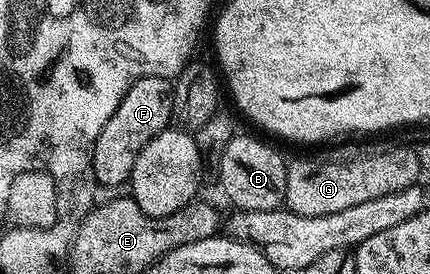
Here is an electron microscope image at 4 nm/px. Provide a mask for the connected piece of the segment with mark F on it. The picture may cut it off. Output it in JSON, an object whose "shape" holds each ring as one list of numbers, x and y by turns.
{"shape":[[142,78,126,90,122,102,118,102,118,110,110,114,110,122,102,126,102,134,94,142,92,169,99,186,122,186,132,179,134,162,138,162,138,154,146,150,146,146,158,134,162,134,173,123,172,89,173,81,169,78]]}

